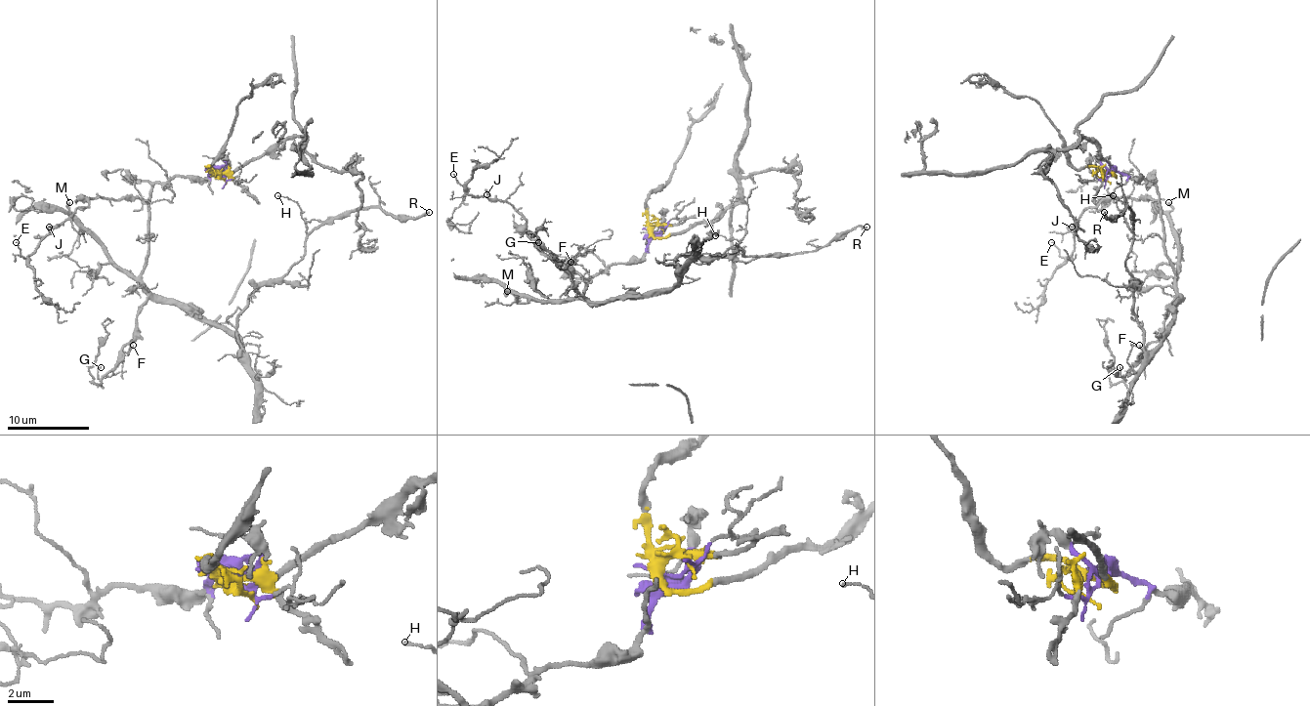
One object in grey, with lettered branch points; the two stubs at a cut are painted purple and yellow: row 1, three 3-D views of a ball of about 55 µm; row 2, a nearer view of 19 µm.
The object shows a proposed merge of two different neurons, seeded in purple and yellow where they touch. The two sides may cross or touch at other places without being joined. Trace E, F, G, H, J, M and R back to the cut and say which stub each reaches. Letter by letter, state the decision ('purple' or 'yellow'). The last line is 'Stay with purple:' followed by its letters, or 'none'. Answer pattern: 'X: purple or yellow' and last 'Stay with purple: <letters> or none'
E: purple
F: purple
G: purple
H: purple
J: purple
M: purple
R: purple
Stay with purple: E, F, G, H, J, M, R

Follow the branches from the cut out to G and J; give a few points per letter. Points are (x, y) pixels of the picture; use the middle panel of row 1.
G: (651, 231), (640, 258), (612, 262), (589, 280), (579, 297), (585, 297), (561, 264), (534, 243), (538, 241)
J: (651, 231), (640, 258), (610, 264), (585, 280), (544, 256), (527, 222), (487, 194)

